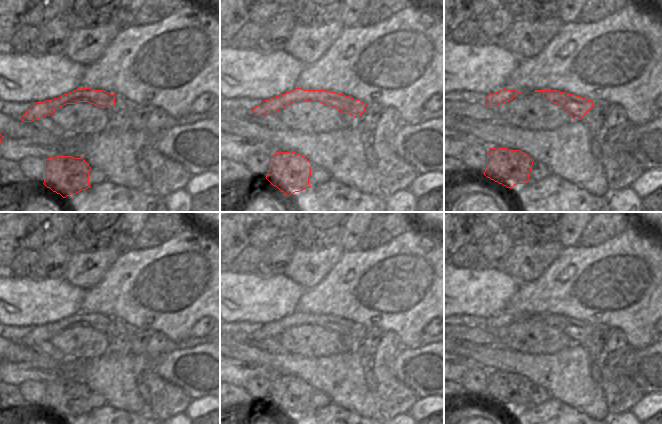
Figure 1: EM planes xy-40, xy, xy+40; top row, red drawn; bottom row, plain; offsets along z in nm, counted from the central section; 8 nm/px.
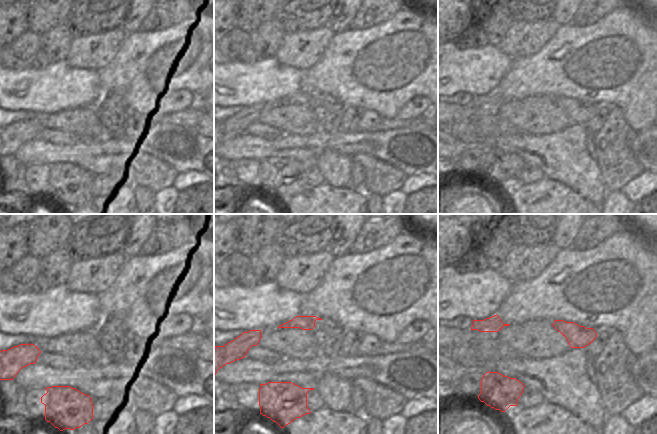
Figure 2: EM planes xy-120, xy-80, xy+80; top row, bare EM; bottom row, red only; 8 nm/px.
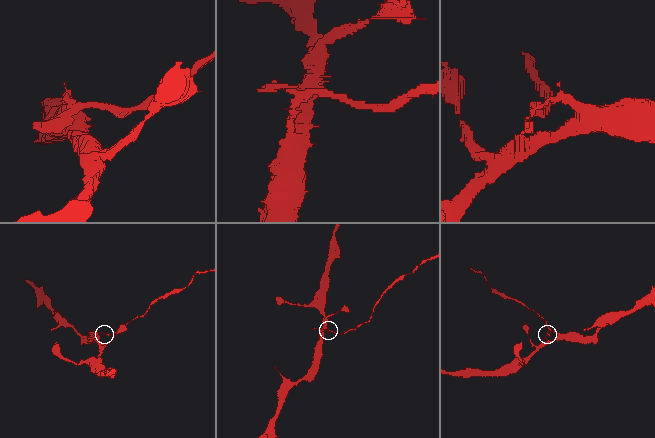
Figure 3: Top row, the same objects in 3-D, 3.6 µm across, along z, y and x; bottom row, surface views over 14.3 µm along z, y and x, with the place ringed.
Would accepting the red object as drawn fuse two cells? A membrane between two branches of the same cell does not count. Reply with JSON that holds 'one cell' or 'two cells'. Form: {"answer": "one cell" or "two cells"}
{"answer": "two cells"}

